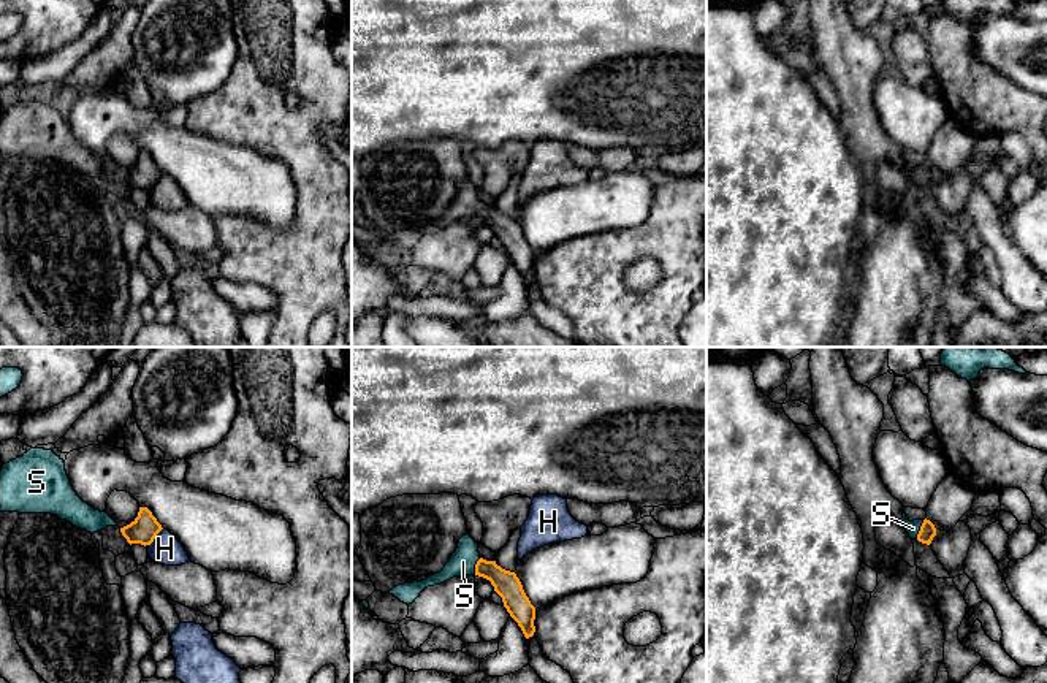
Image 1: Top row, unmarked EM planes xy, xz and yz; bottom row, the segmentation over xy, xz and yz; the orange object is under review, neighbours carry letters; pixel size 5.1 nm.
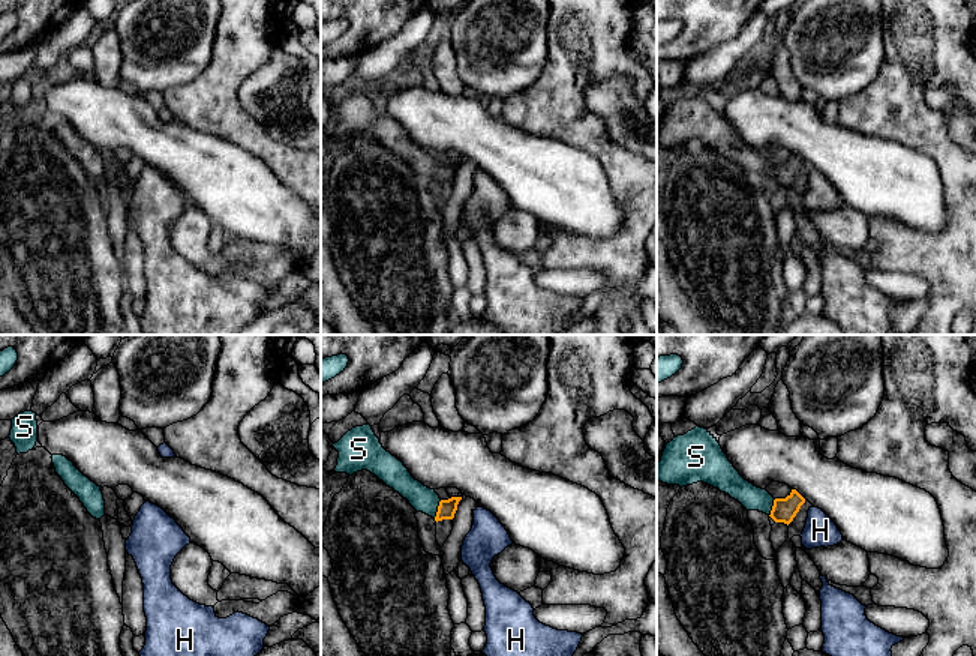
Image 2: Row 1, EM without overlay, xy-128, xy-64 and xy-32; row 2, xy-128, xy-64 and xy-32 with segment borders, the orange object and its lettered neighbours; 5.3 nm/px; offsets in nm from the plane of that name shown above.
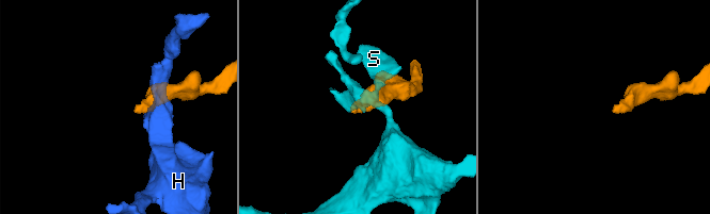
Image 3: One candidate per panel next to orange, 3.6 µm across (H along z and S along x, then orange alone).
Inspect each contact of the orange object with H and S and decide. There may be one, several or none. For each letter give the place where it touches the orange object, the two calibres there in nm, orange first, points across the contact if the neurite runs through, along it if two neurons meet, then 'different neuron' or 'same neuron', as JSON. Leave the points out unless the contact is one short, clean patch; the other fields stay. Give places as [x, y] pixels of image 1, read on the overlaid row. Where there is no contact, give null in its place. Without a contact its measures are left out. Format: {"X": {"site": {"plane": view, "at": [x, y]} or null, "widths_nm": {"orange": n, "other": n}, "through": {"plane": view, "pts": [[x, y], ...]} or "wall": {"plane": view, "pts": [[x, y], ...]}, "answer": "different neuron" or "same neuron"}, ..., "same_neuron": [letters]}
{"H": {"site": {"plane": "xy", "at": [156, 536]}, "widths_nm": {"orange": 140, "other": 150}, "wall": {"plane": "xy", "pts": [[162, 528], [149, 545]]}, "answer": "different neuron"}, "S": {"site": {"plane": "yz", "at": [921, 530]}, "widths_nm": {"orange": 80, "other": 70}, "through": {"plane": "yz", "pts": [[927, 531], [921, 530], [913, 528]]}, "answer": "same neuron"}, "same_neuron": ["S"]}

